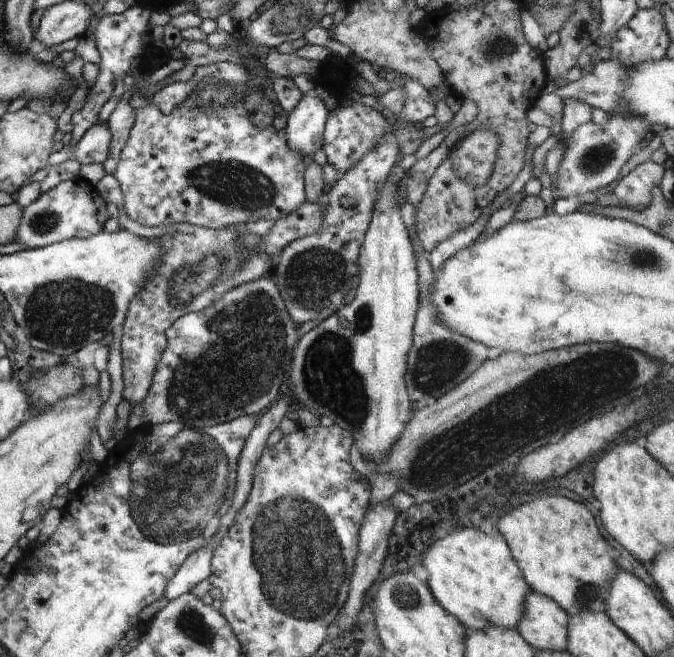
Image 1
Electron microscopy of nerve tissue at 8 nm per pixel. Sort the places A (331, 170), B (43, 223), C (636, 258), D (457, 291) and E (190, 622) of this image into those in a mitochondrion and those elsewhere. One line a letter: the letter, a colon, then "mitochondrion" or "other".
A: other
B: mitochondrion
C: mitochondrion
D: other
E: mitochondrion

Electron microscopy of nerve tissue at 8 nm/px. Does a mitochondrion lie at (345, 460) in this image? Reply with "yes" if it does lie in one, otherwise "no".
no

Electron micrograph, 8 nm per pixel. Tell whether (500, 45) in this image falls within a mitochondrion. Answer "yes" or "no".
yes

